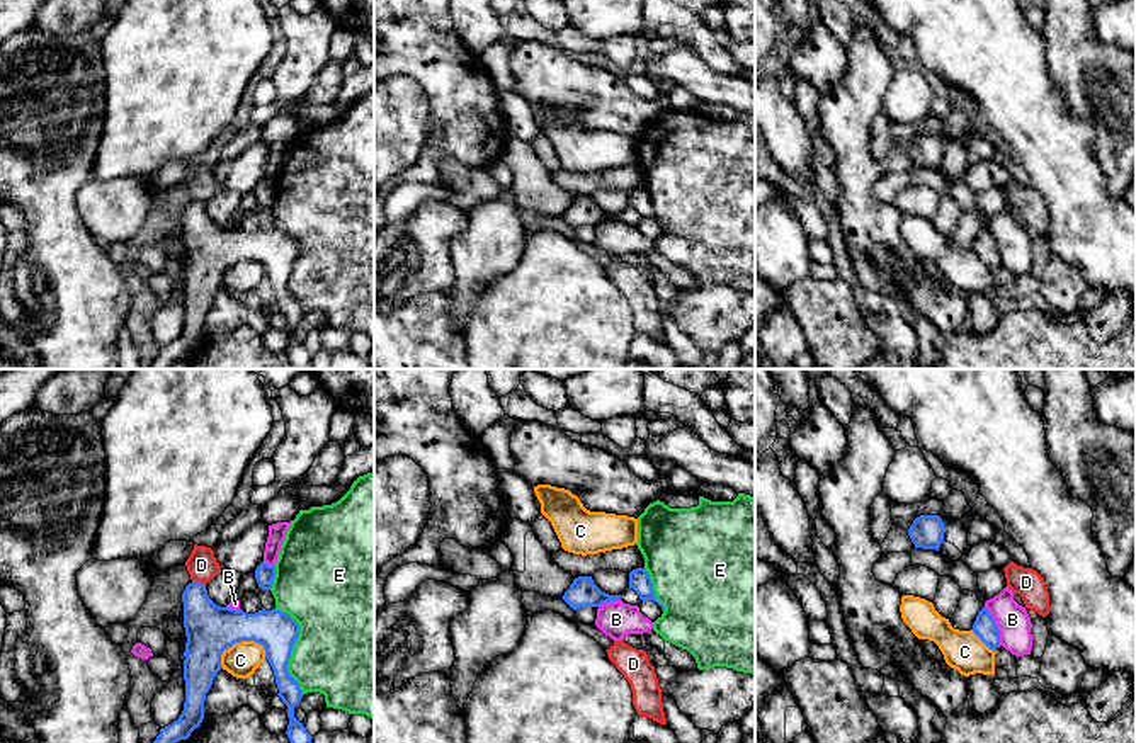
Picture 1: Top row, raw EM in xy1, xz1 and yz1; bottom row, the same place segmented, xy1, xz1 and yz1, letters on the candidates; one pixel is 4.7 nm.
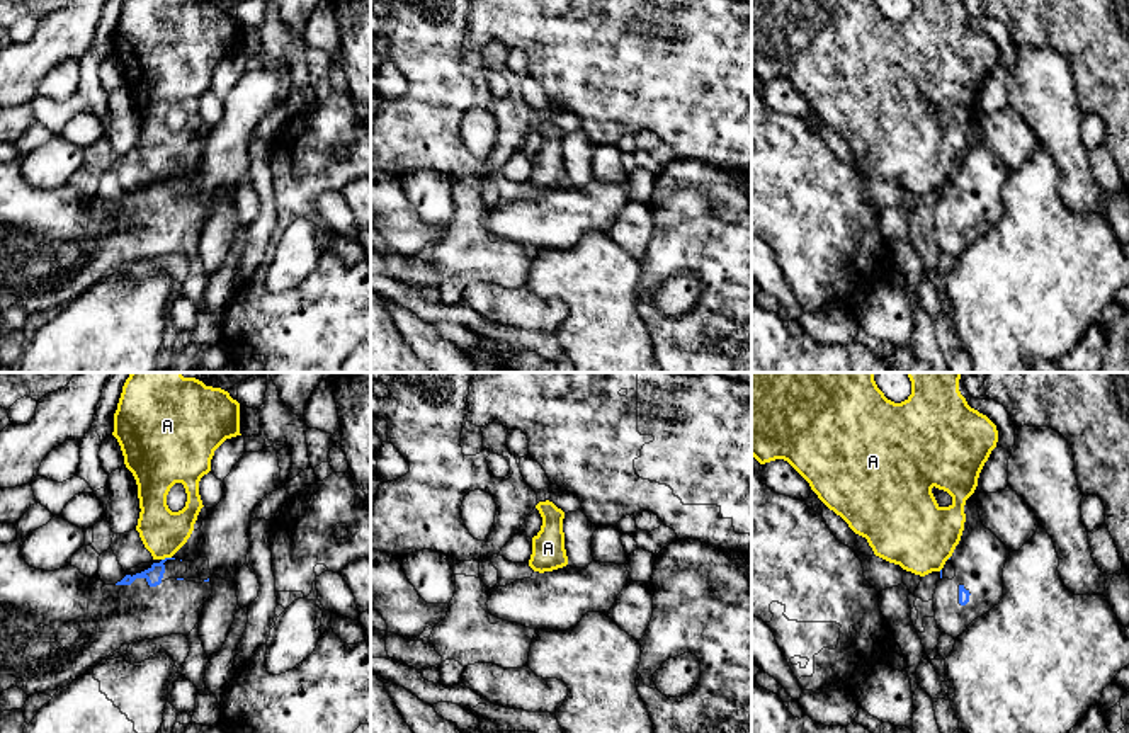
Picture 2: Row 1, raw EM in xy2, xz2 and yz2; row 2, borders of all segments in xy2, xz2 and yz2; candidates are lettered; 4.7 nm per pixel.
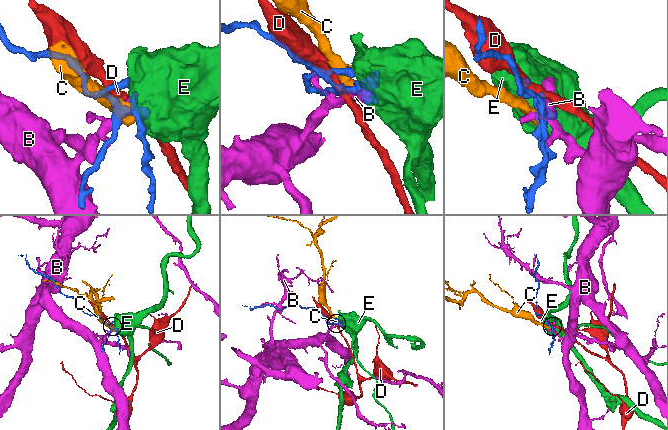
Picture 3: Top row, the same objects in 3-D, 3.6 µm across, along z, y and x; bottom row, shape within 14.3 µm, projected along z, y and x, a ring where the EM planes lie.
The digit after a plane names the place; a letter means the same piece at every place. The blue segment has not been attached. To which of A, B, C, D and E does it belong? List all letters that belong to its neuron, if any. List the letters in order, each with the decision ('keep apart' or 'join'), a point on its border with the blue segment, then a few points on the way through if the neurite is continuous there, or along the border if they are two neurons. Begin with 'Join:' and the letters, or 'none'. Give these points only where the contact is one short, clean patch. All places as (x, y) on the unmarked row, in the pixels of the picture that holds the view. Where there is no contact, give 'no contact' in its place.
Join: none
A: keep apart | xy2 (165, 177) | along xy2 (170, 176), (162, 179)
B: keep apart | yz1 (995, 245)
C: keep apart | xy1 (237, 260) | along xy1 (266, 269), (254, 260), (235, 260), (223, 271), (220, 284)
D: keep apart | xy1 (198, 201)
E: keep apart | xy1 (291, 267)

